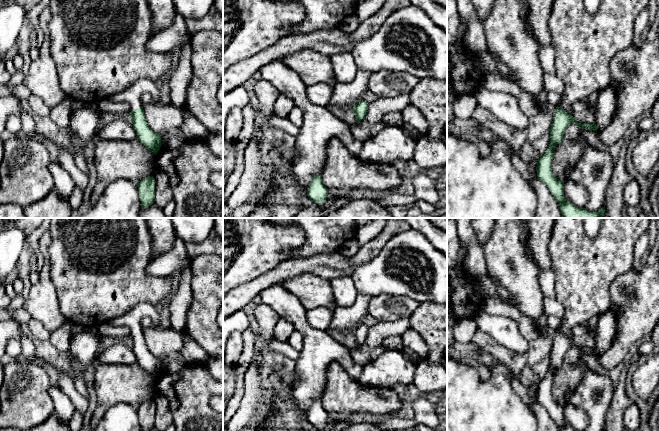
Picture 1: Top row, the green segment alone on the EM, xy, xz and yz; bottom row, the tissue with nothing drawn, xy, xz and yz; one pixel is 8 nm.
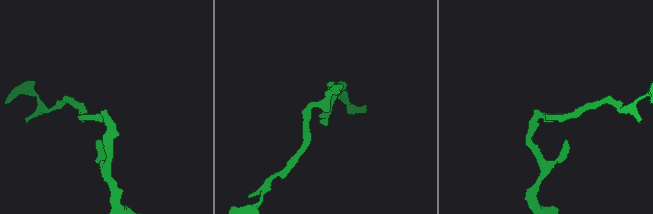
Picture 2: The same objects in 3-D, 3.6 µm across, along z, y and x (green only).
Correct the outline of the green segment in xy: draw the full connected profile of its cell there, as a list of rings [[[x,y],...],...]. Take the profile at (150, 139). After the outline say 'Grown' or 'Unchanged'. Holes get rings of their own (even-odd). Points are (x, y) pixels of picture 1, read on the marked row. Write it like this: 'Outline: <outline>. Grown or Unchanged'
Outline: [[[146,78],[138,79],[130,87],[110,96],[109,99],[113,102],[126,102],[131,106],[130,117],[137,140],[156,155],[162,145],[161,135],[152,131],[146,121],[141,103],[141,95],[144,93],[150,93],[156,102],[161,100],[160,90],[156,83]]]. Grown

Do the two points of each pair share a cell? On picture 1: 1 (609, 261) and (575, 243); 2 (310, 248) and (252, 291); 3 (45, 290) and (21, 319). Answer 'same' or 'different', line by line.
1: same
2: different
3: different

